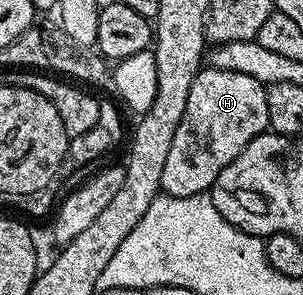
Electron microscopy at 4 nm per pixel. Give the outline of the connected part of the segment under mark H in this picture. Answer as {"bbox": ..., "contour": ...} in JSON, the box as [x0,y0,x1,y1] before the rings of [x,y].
{"bbox":[161,66,269,197],"contour":[[[204,66],[193,77],[185,117],[177,125],[169,158],[161,173],[161,188],[173,197],[193,197],[210,192],[221,169],[269,127],[267,87],[245,73],[229,73],[227,69]]]}

